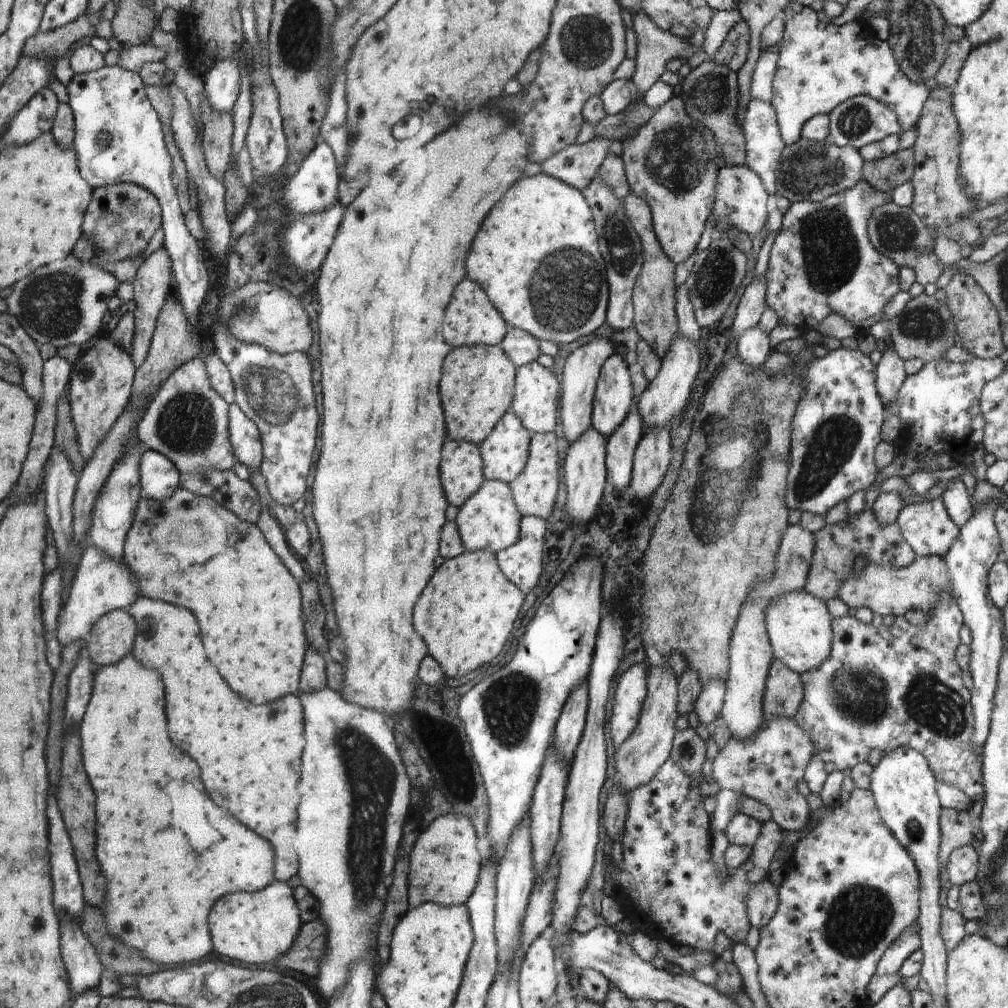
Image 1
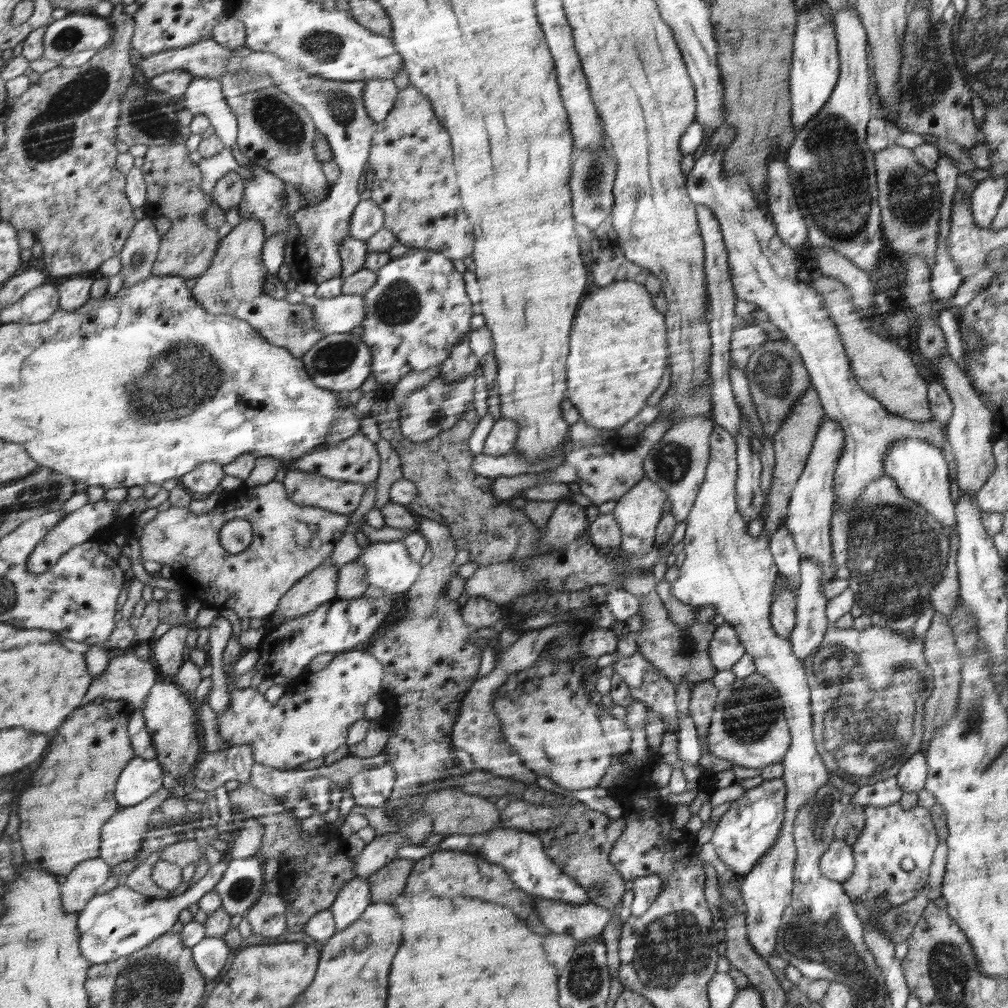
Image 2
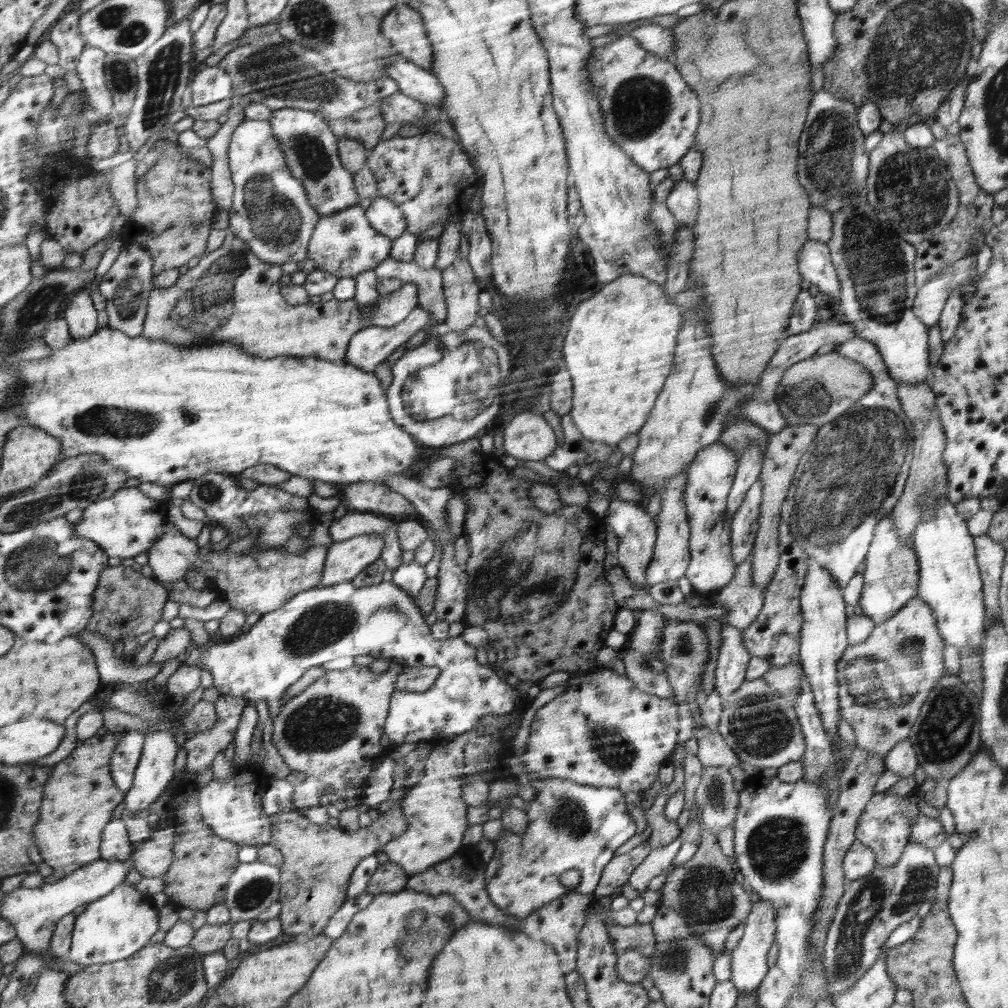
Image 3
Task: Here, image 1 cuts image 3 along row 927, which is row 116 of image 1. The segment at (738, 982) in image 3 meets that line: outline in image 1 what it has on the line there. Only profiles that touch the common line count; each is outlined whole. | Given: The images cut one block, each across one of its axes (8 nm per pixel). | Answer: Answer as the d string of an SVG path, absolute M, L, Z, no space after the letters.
M750 98L746 106L742 132L746 135L746 148L748 149L748 162L746 166L758 173L759 177L769 189L771 195L776 194L776 175L781 164L782 152L785 150L785 139L781 136L780 125L777 123L777 113L771 103L758 98Z

